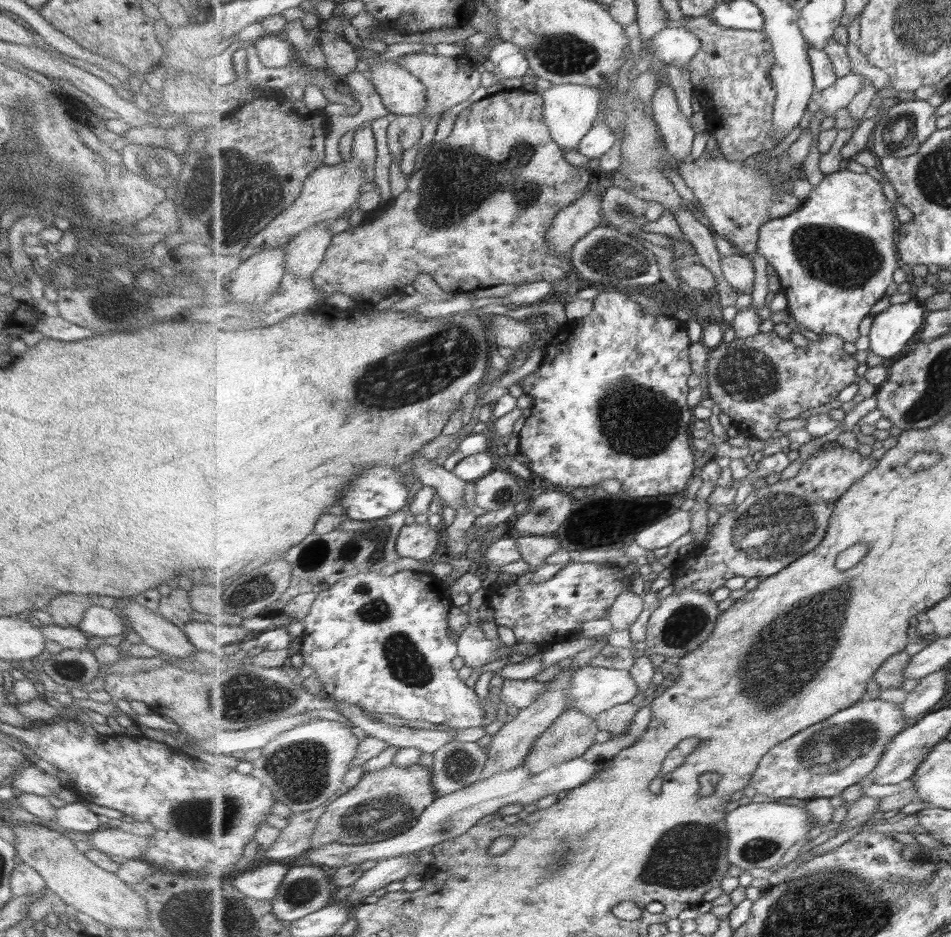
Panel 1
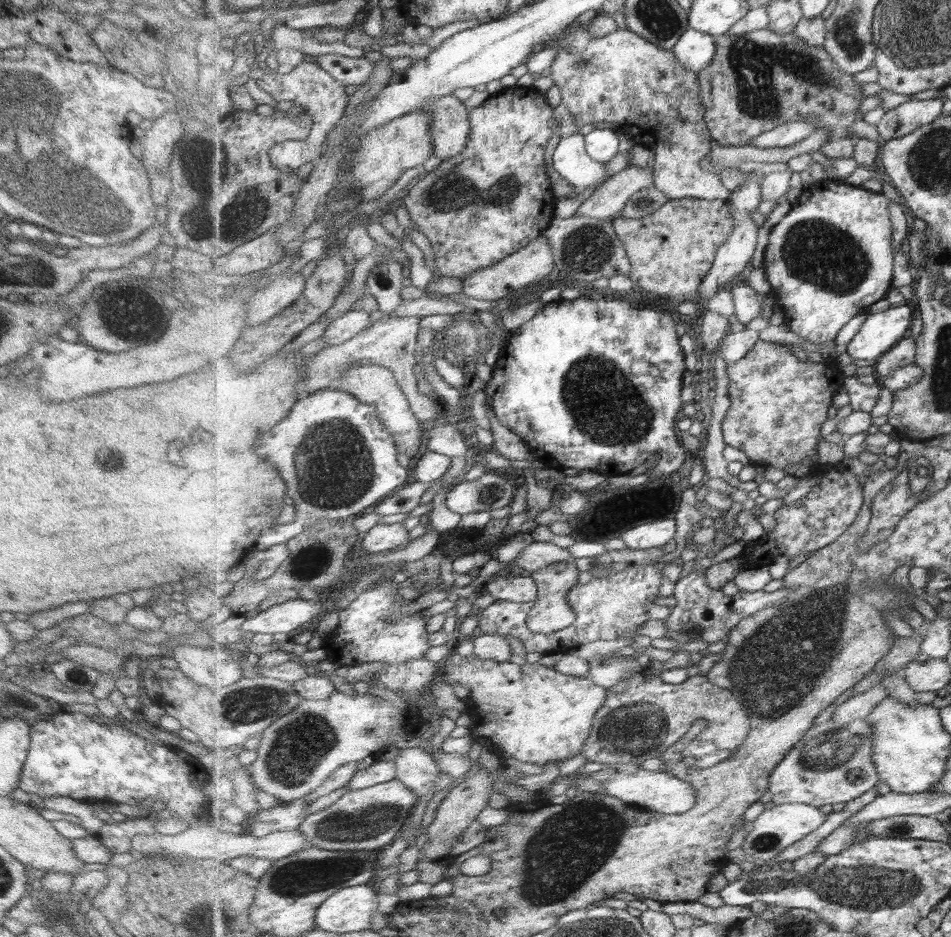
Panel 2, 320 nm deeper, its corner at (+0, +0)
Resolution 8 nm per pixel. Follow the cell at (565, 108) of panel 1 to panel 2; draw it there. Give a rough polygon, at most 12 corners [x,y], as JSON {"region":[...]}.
{"region":[[577,132],[560,139],[552,164],[577,193],[609,179]]}

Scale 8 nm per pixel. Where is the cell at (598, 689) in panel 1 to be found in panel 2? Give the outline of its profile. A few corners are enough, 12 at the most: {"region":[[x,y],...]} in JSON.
{"region":[[452,652],[483,737],[522,765],[579,755],[607,700],[591,677]]}

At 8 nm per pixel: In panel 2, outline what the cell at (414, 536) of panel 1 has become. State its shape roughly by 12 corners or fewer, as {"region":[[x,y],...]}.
{"region":[[377,524],[362,540],[366,552],[403,547],[403,524]]}

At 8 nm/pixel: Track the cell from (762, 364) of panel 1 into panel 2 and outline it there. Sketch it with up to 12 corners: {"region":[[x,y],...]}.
{"region":[[759,340],[727,365],[725,443],[758,469],[818,453],[845,374]]}

